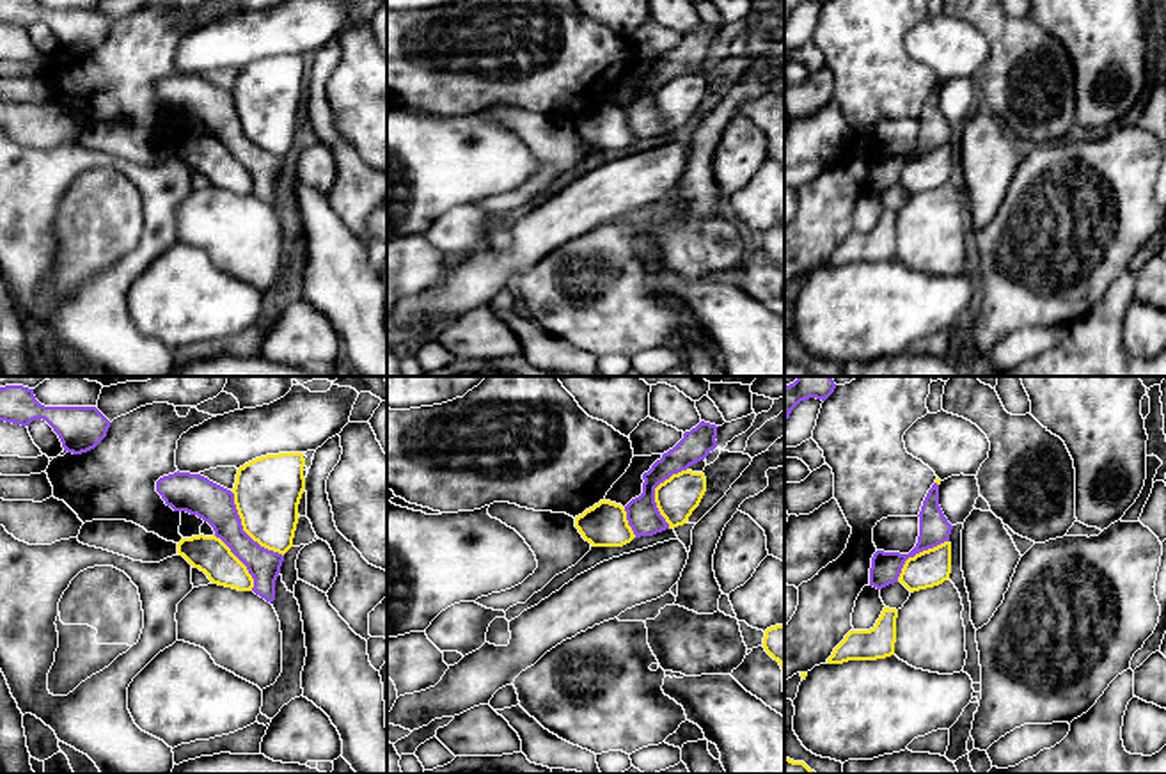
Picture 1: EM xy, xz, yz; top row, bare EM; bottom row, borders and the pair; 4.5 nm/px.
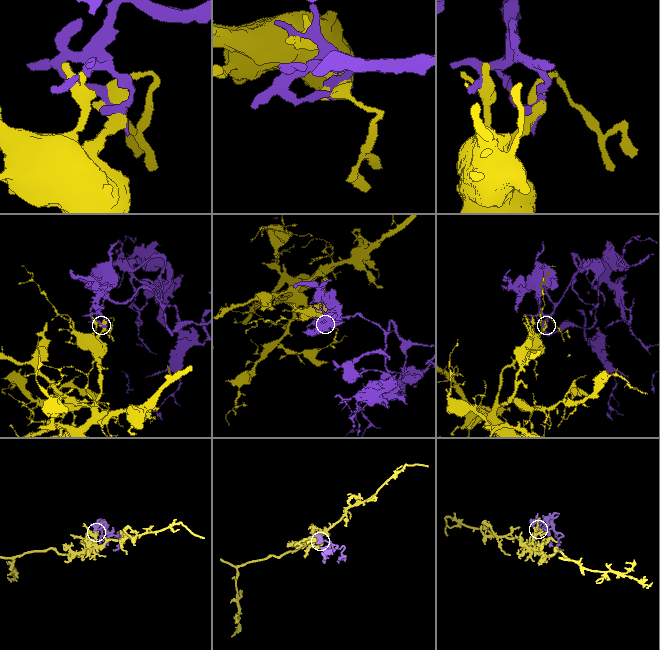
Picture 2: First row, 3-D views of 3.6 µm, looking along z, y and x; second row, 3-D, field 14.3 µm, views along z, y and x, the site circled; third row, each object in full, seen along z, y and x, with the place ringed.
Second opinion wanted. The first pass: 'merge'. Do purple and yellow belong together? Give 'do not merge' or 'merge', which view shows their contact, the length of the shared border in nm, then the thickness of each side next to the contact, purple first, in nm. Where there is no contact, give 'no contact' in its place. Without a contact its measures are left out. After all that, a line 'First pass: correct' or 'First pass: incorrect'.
do not merge; contact in xy; length 380 nm; calibres 180 and 300 nm
First pass: incorrect

